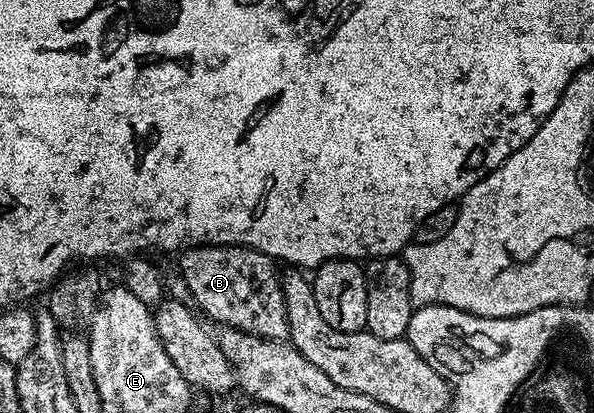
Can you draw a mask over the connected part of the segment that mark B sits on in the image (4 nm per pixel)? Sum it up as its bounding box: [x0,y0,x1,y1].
[178,246,288,340]

